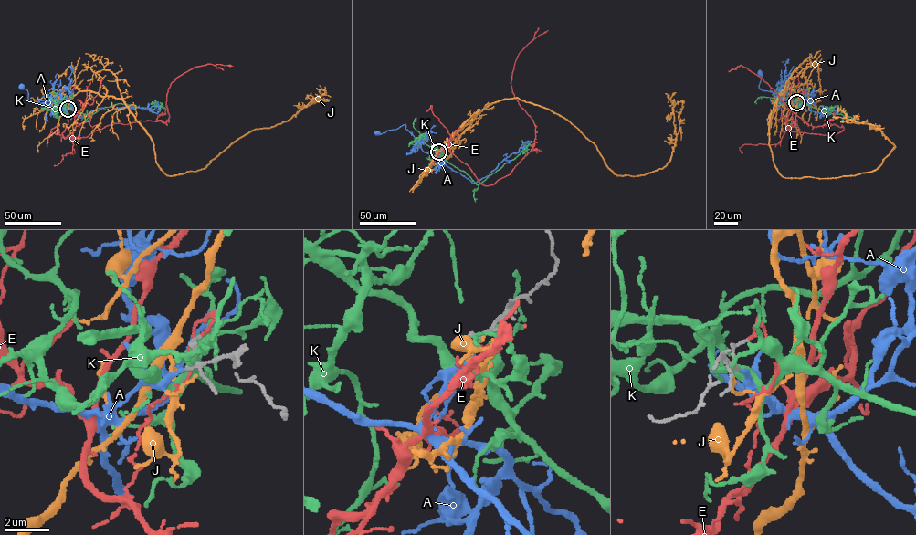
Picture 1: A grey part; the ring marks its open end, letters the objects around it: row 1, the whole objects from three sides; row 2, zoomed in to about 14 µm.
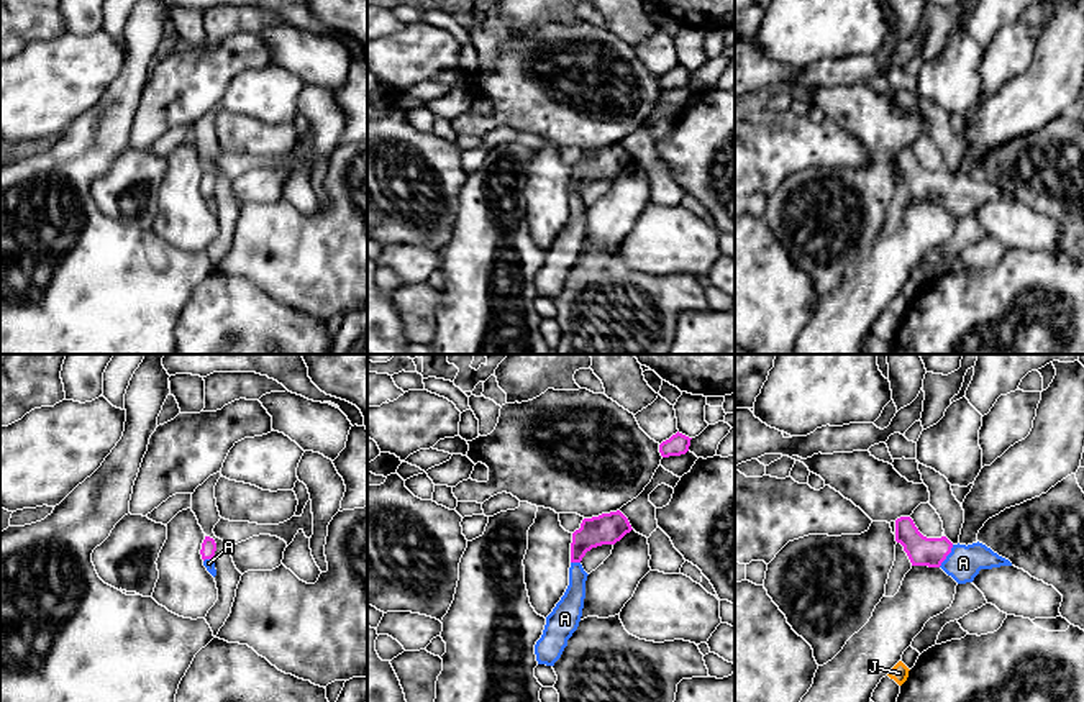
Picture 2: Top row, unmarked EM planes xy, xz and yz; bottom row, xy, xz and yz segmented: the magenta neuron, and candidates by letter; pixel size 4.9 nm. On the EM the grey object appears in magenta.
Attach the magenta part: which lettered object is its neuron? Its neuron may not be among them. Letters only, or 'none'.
A

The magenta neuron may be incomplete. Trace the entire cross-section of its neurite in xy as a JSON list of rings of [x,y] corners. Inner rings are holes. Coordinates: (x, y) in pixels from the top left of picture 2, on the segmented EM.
[[[205,536],[203,543],[202,543],[202,559],[203,559],[203,566],[207,568],[207,571],[215,577],[216,576],[216,569],[215,569],[215,551],[216,551],[216,543],[213,538]]]

